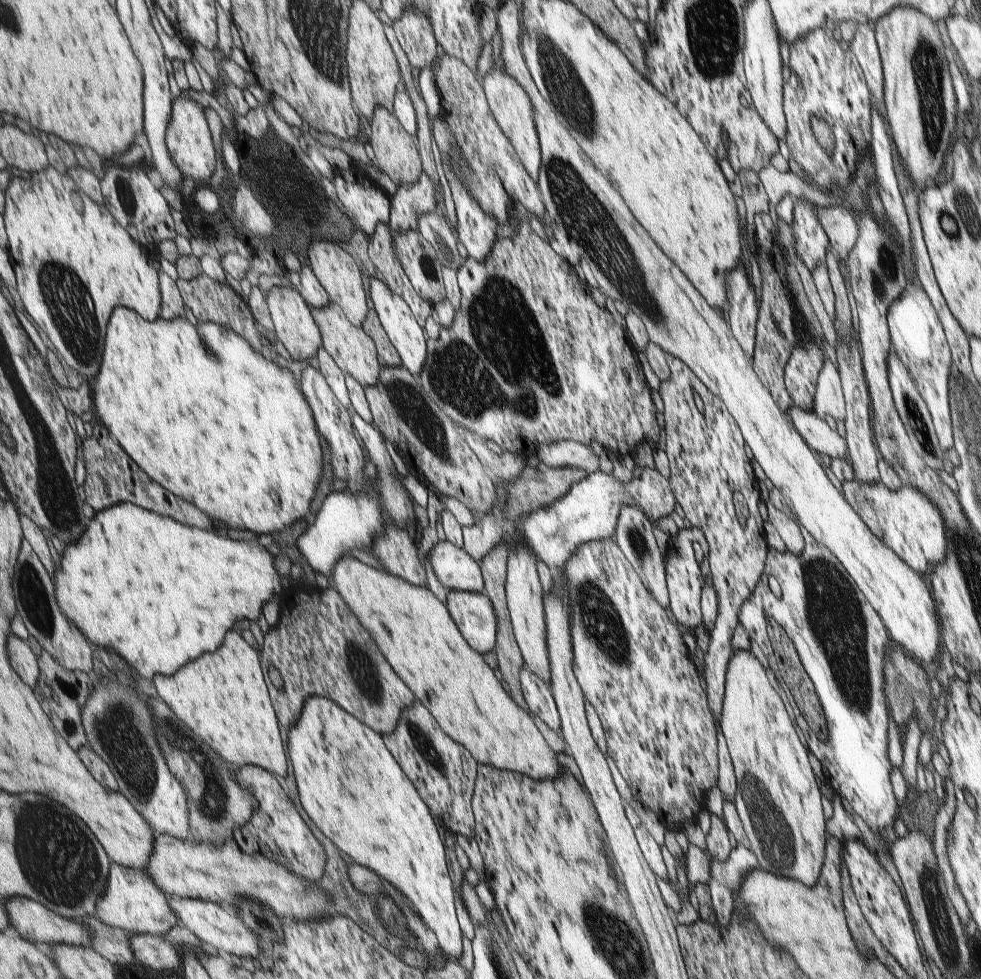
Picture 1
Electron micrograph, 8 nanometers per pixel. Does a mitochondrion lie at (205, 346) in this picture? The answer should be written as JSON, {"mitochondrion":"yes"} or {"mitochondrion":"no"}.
{"mitochondrion":"yes"}

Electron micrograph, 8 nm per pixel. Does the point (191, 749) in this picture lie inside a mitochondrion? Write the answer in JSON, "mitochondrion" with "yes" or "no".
{"mitochondrion":"yes"}

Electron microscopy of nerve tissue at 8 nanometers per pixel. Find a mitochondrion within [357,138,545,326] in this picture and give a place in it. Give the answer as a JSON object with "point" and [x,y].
{"point":[427,266]}

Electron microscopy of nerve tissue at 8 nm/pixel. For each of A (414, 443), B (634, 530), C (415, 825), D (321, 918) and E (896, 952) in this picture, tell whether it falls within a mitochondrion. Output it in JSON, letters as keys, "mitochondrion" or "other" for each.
{"A":"mitochondrion","B":"mitochondrion","C":"other","D":"other","E":"other"}

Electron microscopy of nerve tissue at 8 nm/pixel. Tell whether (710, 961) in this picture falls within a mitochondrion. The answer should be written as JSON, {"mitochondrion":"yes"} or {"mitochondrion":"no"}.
{"mitochondrion":"no"}

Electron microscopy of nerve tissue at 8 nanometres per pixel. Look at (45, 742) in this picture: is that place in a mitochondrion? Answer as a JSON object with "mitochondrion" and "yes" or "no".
{"mitochondrion":"no"}

